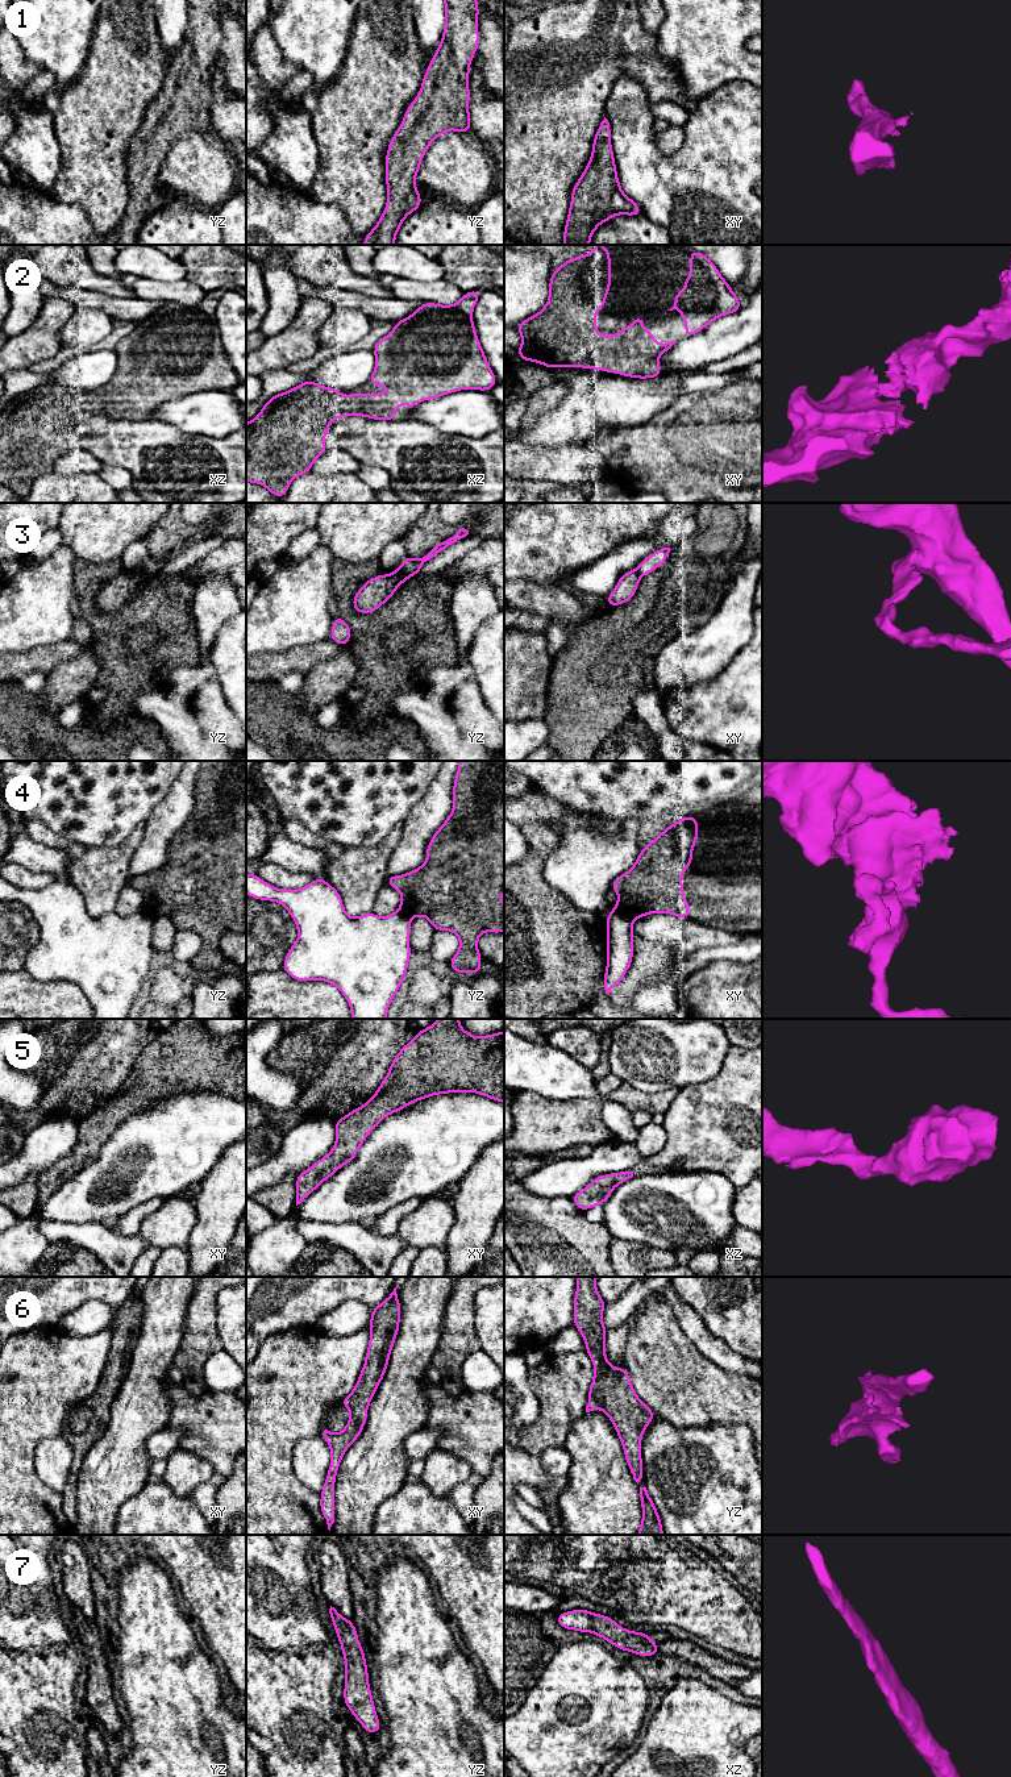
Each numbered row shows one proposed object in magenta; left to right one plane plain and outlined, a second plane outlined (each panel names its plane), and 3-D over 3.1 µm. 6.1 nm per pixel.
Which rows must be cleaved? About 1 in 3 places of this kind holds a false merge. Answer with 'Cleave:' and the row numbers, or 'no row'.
Cleave: 3, 4

